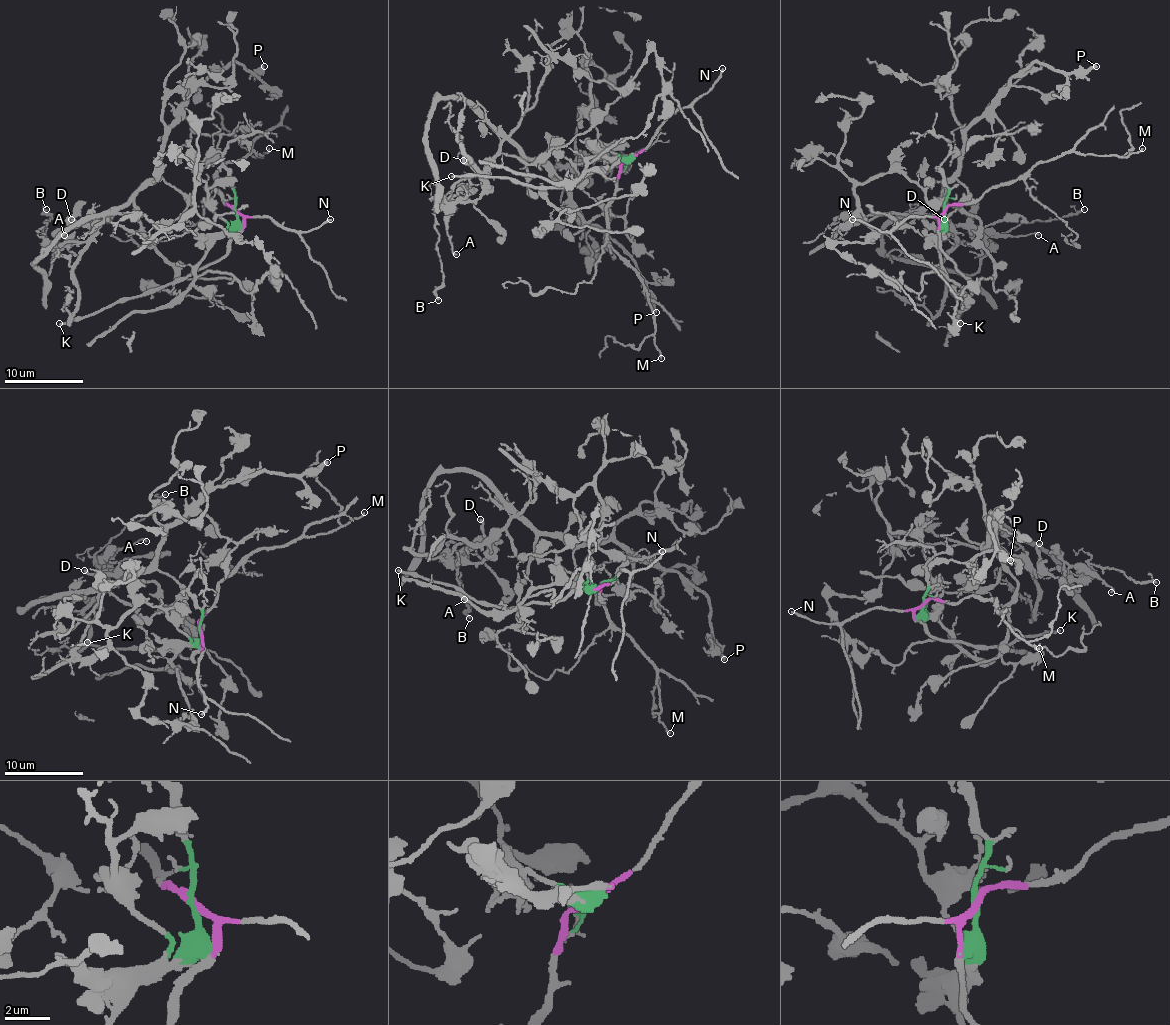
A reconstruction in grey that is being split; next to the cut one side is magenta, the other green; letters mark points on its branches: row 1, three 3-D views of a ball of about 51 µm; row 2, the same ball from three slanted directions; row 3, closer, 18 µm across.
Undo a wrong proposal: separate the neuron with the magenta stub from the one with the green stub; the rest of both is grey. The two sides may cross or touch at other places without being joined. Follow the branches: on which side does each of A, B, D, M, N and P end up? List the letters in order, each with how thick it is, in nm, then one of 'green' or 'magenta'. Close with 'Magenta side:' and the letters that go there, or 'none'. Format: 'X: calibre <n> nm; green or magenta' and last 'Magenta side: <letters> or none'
A: calibre 180 nm; green
B: calibre 140 nm; green
D: calibre 240 nm; green
M: calibre 170 nm; magenta
N: calibre 180 nm; magenta
P: calibre 340 nm; green
Magenta side: M, N

